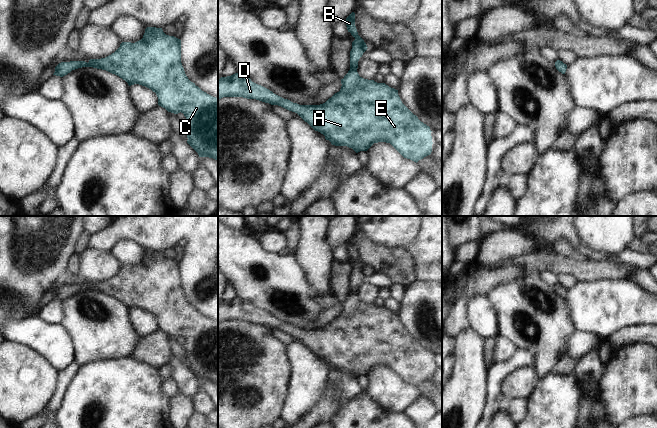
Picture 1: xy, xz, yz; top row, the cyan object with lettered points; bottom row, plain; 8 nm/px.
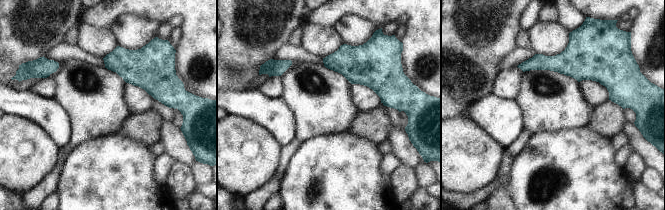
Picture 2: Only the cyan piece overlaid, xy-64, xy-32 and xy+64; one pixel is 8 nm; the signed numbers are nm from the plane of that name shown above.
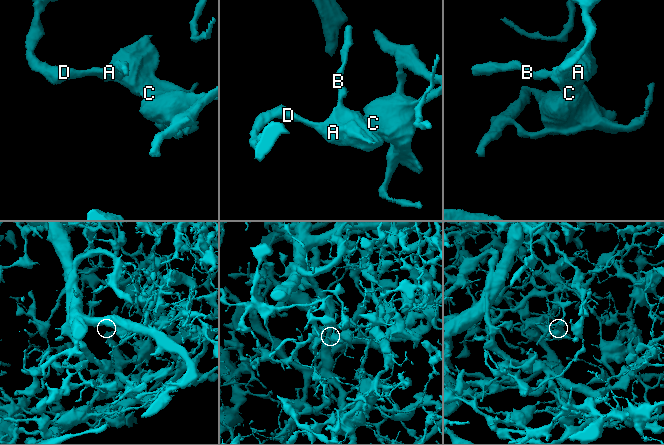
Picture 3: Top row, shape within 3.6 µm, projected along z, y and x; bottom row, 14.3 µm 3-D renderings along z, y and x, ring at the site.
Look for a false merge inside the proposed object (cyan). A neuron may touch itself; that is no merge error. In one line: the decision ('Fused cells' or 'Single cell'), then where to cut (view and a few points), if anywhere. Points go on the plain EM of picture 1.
Single cell. No split.

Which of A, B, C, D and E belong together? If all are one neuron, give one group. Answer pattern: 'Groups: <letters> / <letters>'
Groups: A B C D E.

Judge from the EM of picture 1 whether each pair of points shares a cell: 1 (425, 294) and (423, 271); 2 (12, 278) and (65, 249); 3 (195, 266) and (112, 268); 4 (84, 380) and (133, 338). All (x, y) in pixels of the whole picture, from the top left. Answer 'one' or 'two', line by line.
1: two
2: one
3: two
4: two

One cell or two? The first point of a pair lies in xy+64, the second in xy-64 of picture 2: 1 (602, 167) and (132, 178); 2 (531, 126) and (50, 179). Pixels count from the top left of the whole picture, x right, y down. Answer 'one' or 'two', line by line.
1: one
2: one

